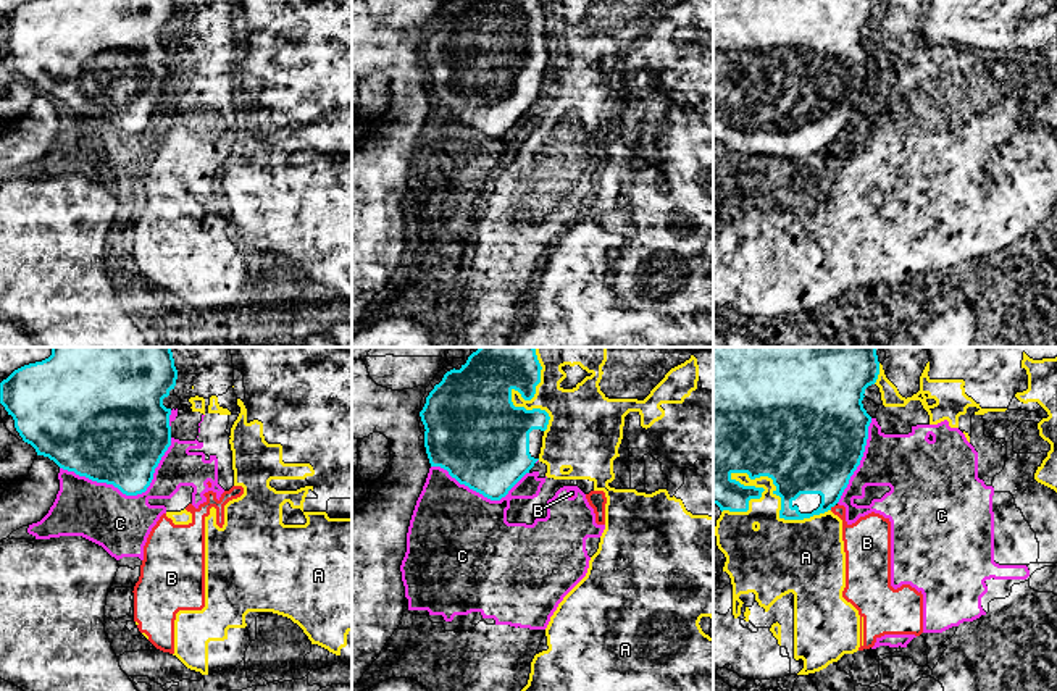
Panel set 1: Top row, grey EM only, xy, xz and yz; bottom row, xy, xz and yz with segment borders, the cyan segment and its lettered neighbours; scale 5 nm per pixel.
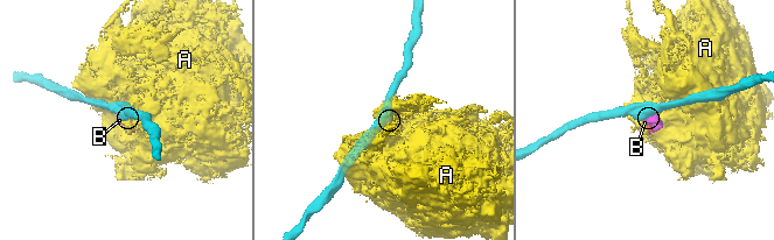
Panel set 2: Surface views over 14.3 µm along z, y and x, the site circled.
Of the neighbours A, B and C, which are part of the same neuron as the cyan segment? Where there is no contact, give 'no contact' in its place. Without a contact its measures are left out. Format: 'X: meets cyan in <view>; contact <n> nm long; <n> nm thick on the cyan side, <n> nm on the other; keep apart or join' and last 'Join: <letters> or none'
A: meets cyan in yz; contact 550 nm long; 460 nm thick on the cyan side, 160 nm on the other; keep apart
B: meets cyan in yz; contact 40 nm long; 360 nm thick on the cyan side, 240 nm on the other; keep apart
C: meets cyan in xy; contact 600 nm long; 400 nm thick on the cyan side, 300 nm on the other; keep apart
Join: none

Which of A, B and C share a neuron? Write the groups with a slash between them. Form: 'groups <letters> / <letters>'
groups A / B C

